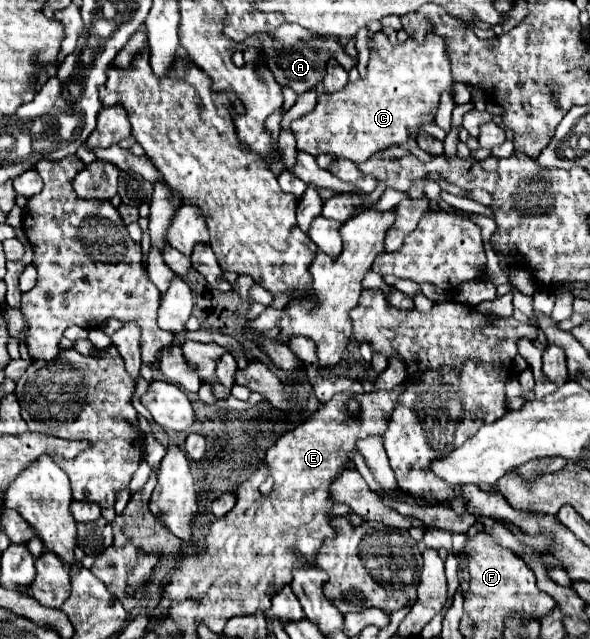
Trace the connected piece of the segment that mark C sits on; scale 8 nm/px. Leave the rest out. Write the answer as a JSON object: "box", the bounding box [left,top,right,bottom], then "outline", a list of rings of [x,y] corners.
{"box":[290,33,454,163],"outline":[[[374,33],[368,49],[370,59],[364,79],[334,93],[320,93],[316,107],[290,123],[298,151],[314,157],[328,151],[338,159],[364,163],[378,149],[404,145],[408,131],[418,133],[420,123],[434,121],[440,95],[454,87],[450,63],[444,55],[446,41],[430,33],[422,45],[414,39],[392,45],[384,33]]]}

